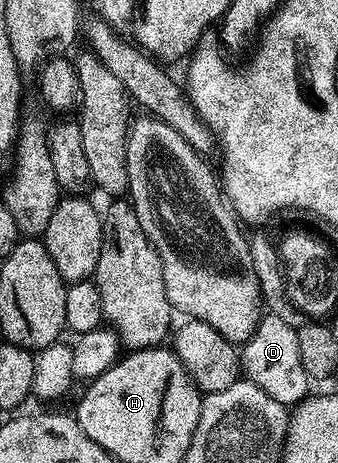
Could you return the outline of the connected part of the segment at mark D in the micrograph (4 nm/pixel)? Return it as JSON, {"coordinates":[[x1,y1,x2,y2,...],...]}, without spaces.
{"coordinates":[[276,313,262,314,257,332,239,351,239,371,250,383,259,385,267,397,275,397,286,409,292,408,310,394,311,380,303,361,299,358,297,327,289,324,286,316]]}

